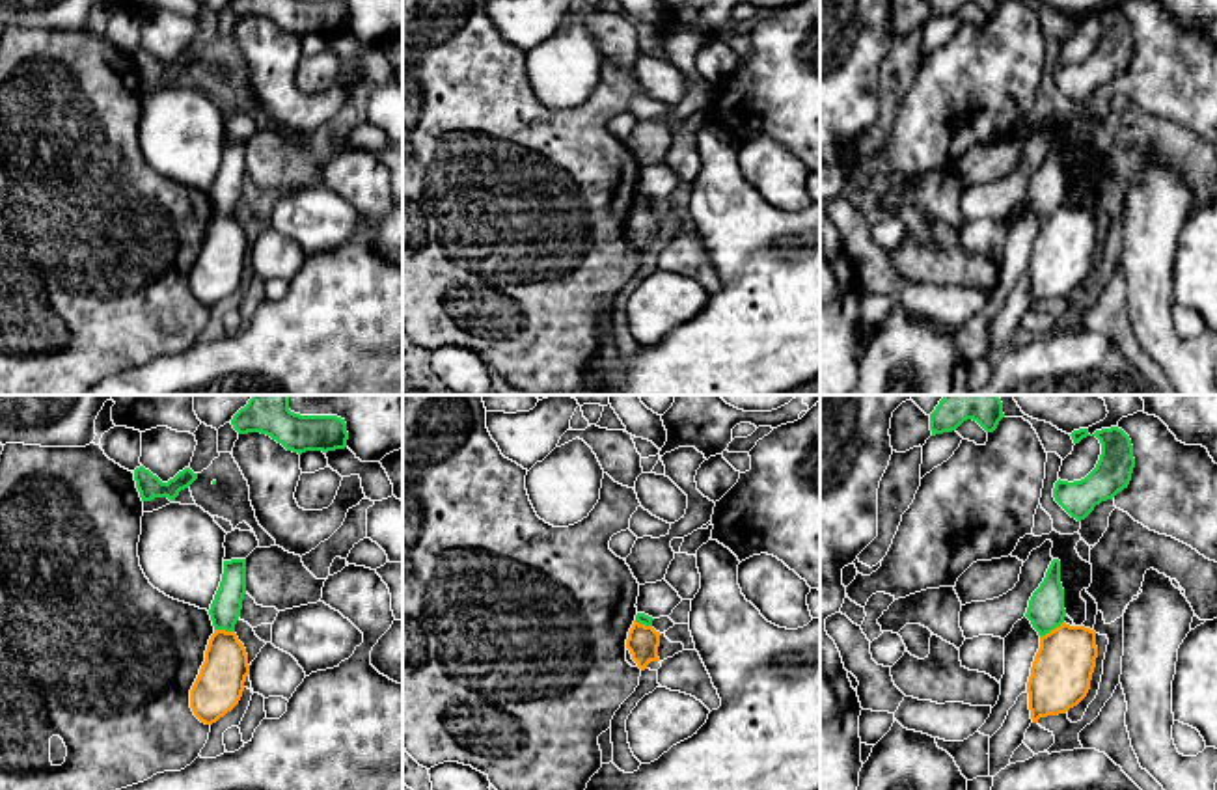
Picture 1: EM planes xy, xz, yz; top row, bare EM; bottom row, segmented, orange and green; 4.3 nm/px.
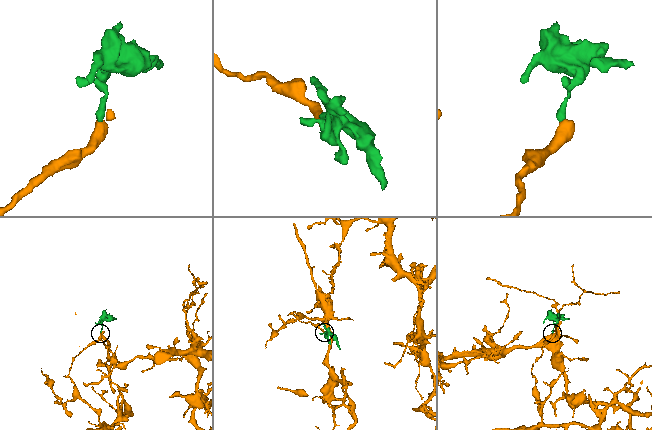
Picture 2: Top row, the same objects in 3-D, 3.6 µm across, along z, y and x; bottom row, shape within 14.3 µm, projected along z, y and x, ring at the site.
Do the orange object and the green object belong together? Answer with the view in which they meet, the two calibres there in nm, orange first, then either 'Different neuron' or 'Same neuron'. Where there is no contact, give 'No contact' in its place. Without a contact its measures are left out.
Touches orange in yz. Thickness 260 nm (orange) against 160 nm. Different neuron

